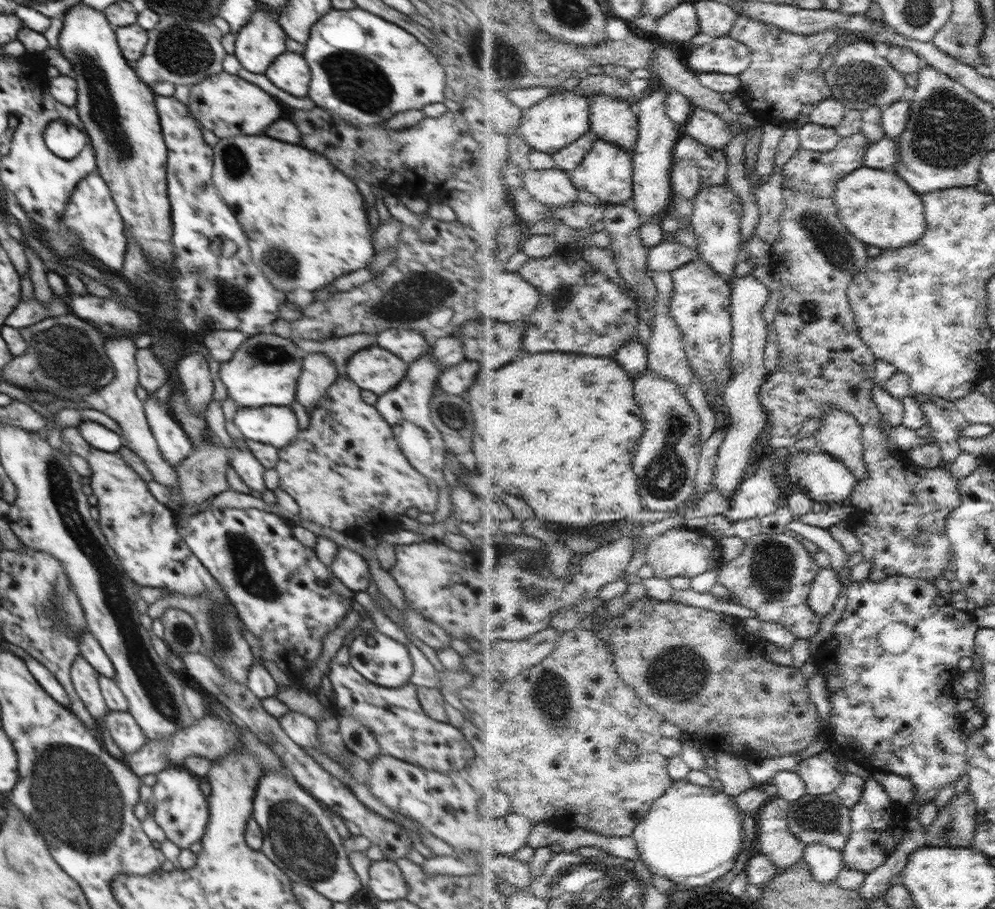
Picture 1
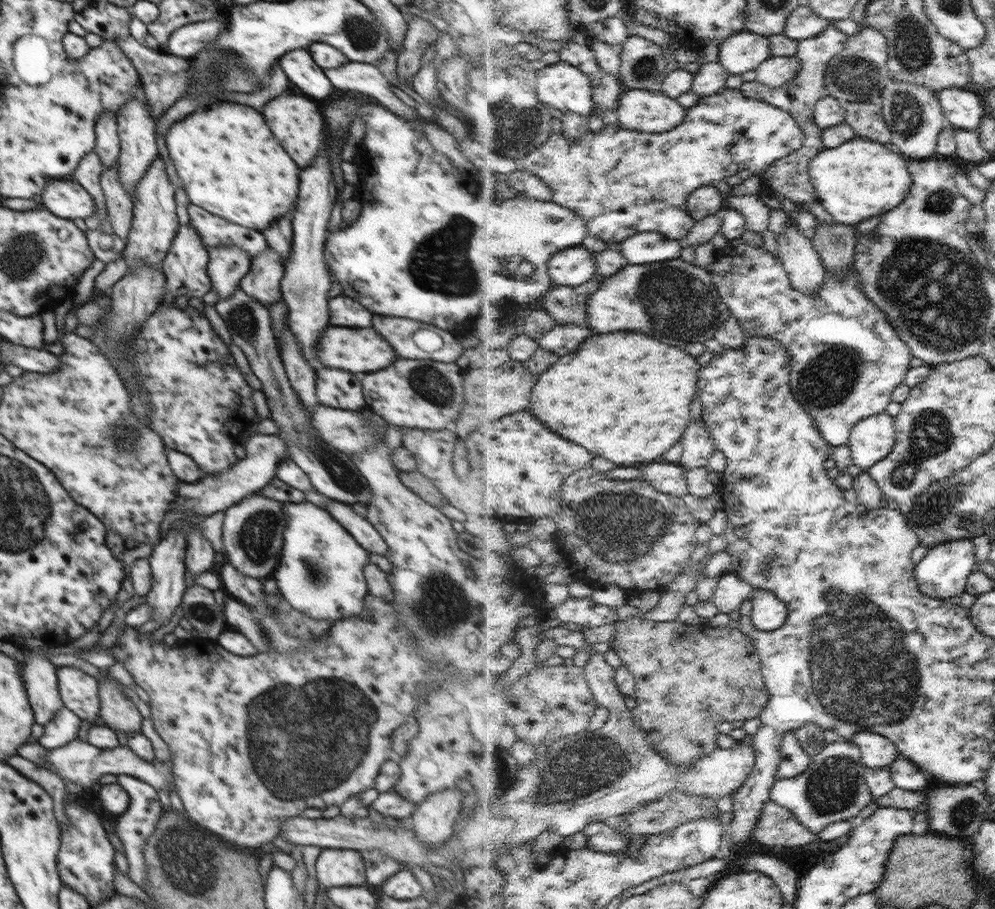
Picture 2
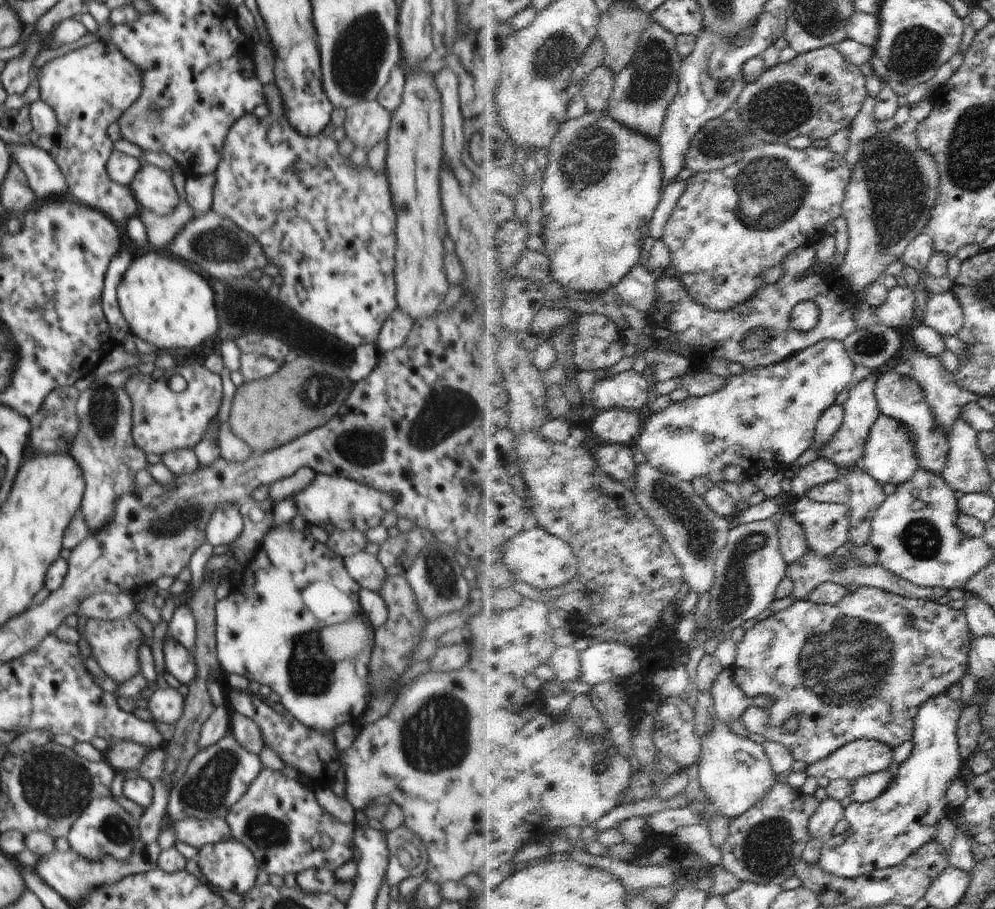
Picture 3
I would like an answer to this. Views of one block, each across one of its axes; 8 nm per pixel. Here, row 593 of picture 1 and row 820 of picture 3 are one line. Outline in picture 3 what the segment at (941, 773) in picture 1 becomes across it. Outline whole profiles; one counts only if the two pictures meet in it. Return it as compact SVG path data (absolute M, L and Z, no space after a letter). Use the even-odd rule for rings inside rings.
M948 694L937 695L929 699L921 712L917 715L915 728L915 749L910 758L901 765L900 772L883 796L870 803L856 802L846 808L845 819L850 826L843 834L825 839L821 848L820 866L827 872L845 878L859 878L863 875L874 874L879 869L888 869L903 864L910 856L921 851L932 838L936 838L938 822L948 817L948 804L946 790L952 778L956 778L962 766L960 746L960 719L964 714L961 700L952 700Z

